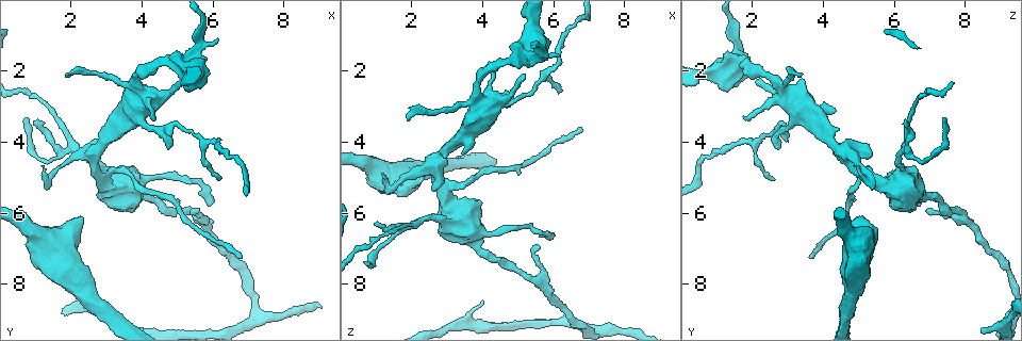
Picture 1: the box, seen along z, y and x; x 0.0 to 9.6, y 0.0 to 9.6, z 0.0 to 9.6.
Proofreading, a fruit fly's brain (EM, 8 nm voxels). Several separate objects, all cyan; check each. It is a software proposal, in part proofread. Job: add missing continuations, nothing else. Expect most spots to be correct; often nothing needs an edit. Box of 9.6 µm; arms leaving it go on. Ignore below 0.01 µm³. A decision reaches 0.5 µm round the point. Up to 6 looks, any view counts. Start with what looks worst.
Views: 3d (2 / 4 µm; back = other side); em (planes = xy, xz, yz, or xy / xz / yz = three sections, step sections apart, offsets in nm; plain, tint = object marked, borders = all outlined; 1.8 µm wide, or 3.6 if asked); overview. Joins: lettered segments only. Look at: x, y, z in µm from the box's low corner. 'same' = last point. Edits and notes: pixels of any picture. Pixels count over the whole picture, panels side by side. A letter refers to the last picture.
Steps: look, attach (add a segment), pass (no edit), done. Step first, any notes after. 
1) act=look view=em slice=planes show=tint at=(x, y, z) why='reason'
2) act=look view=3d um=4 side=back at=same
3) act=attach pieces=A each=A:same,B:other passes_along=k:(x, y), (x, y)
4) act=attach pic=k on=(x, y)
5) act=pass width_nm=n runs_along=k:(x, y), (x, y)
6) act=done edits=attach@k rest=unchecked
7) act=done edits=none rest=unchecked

act=look view=em slice=planes show=borders at=(4.30, 3.30, 1.75) why='tapers out'

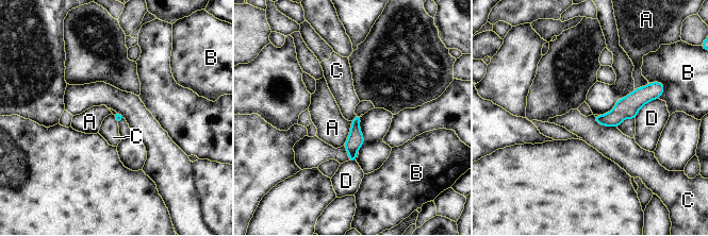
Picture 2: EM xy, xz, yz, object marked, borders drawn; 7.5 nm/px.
act=pass each=A:other,B:other,C:other,D:other runs_along=2:(651, 95), (613, 118), (597, 118) found='no lettered segment goes on from it'

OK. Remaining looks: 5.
act=look view=em slice=xz step=4 show=tint at=(2.30, 6.05, 5.15) why='free end'

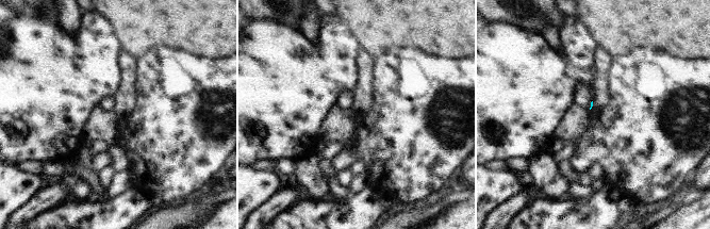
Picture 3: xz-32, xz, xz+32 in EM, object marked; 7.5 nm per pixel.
act=look view=em slice=planes show=tint at=same

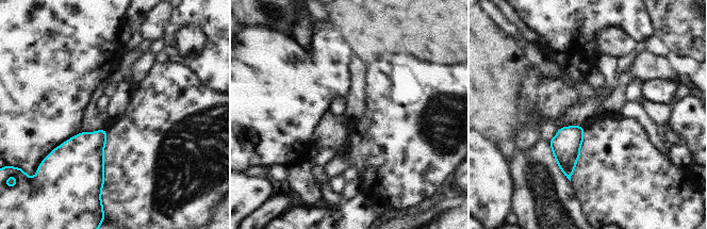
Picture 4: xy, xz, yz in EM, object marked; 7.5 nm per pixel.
act=look view=em slice=planes show=borders at=same why='what lies round it'

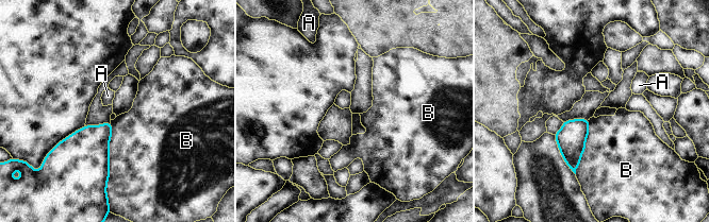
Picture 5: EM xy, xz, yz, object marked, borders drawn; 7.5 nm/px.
act=pass each=A:other,B:other border=5:(111, 122), (110, 177), (106, 185) found='no lettered segment goes on from it'

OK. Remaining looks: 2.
act=done edits=none rest=unchecked

